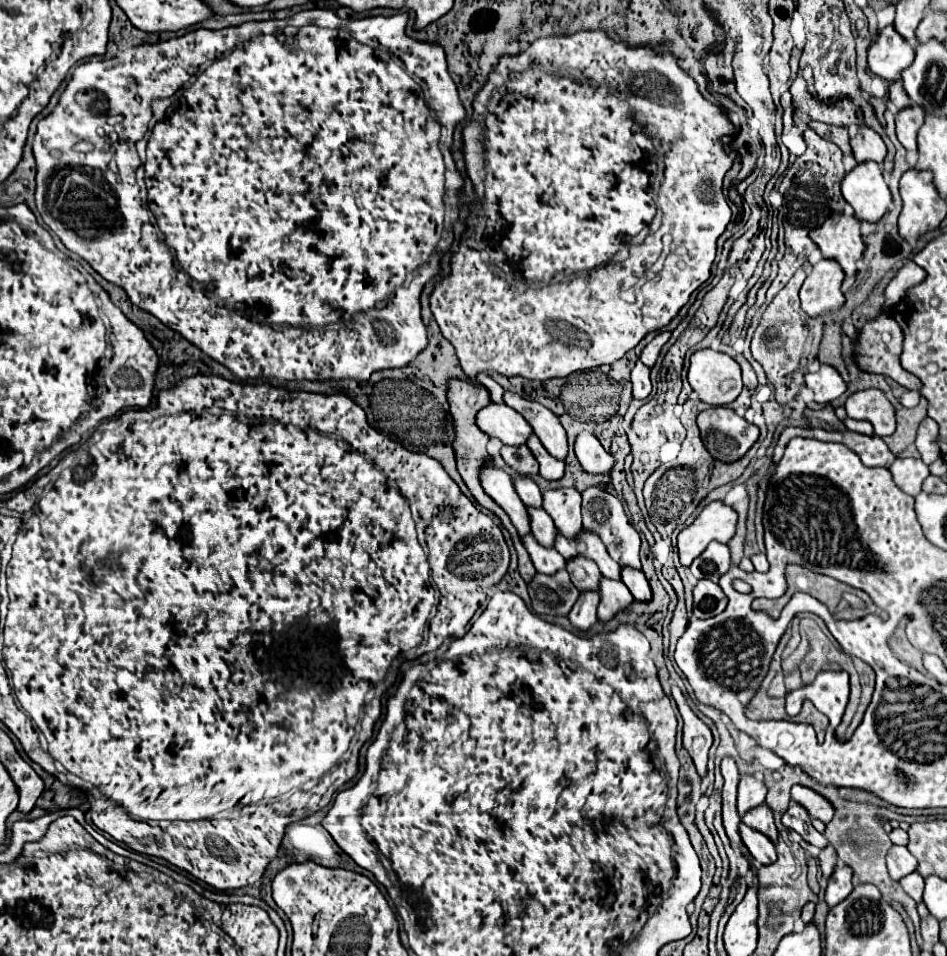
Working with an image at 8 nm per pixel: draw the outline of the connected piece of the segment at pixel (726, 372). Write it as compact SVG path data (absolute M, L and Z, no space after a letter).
M701 349L691 355L689 385L703 403L729 405L741 393L741 369L725 353Z

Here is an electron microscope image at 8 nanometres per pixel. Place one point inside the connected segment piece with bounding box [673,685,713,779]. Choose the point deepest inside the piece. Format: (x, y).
(697, 739)

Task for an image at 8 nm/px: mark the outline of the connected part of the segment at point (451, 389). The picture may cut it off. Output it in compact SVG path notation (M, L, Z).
M453 377L453 379L449 379L449 383L447 383L447 401L449 401L449 415L451 415L451 419L453 419L451 423L453 423L453 429L455 429L453 451L455 451L455 459L457 459L457 471L459 471L459 475L461 475L461 479L465 481L467 489L471 491L471 495L475 497L475 501L477 501L479 505L487 507L489 511L493 511L493 513L501 519L503 527L511 533L513 545L515 545L517 555L519 555L519 573L521 573L521 577L529 583L529 581L533 579L533 575L537 573L535 567L533 567L533 563L531 563L531 557L529 557L527 549L523 547L521 537L519 537L519 533L515 531L511 519L507 519L507 515L503 515L501 507L499 507L495 501L491 501L491 497L489 497L487 493L481 491L483 487L481 487L481 483L479 483L479 467L481 467L481 463L485 461L485 457L489 455L489 453L487 453L487 441L489 441L489 437L477 429L477 425L475 425L475 415L477 415L477 411L479 411L481 407L485 407L487 403L491 403L489 391L487 391L485 387L475 387L471 381L463 381L463 379Z

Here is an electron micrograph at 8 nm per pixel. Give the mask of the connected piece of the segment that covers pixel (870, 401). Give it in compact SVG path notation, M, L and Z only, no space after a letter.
M865 389L849 395L845 401L847 415L851 419L867 419L875 427L875 435L887 437L895 433L895 409L879 389Z

